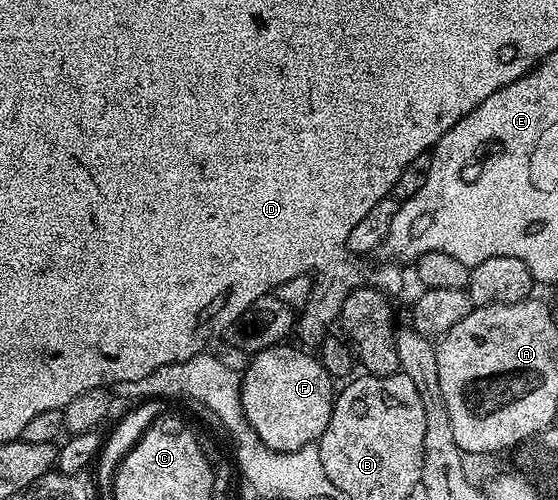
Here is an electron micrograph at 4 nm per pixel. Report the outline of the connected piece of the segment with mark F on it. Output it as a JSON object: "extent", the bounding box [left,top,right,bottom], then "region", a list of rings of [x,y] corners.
{"extent":[240,344,336,454],"region":[[[279,344],[277,346],[269,346],[268,348],[264,348],[263,350],[259,350],[257,354],[255,354],[255,355],[253,355],[253,357],[251,357],[250,362],[246,366],[246,369],[241,371],[241,374],[240,374],[240,377],[242,379],[242,407],[244,408],[244,416],[246,417],[246,423],[248,423],[248,425],[250,425],[253,428],[253,430],[256,432],[256,436],[260,436],[260,440],[268,448],[272,448],[273,450],[279,450],[280,452],[284,452],[285,454],[293,454],[295,452],[305,451],[307,449],[307,447],[309,447],[309,446],[306,446],[309,444],[309,442],[310,442],[310,445],[317,443],[318,439],[321,438],[322,433],[328,428],[328,420],[332,416],[332,408],[334,407],[334,400],[336,397],[335,379],[331,378],[330,373],[328,373],[328,371],[326,371],[324,369],[324,367],[322,366],[321,360],[319,360],[318,357],[316,357],[313,353],[311,353],[311,351],[309,349],[300,348],[302,350],[297,350],[296,347],[290,346],[290,345],[291,344]]]}

